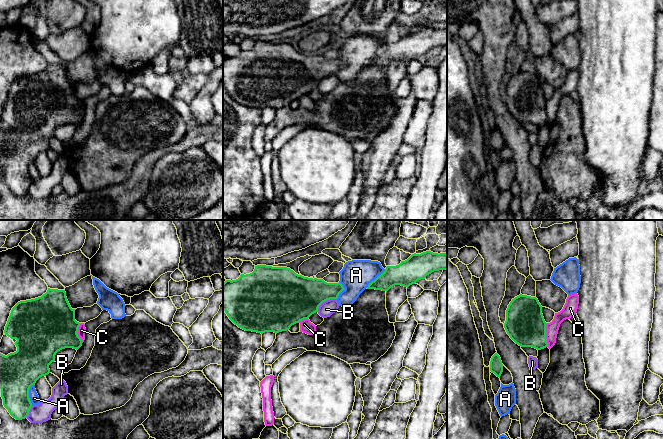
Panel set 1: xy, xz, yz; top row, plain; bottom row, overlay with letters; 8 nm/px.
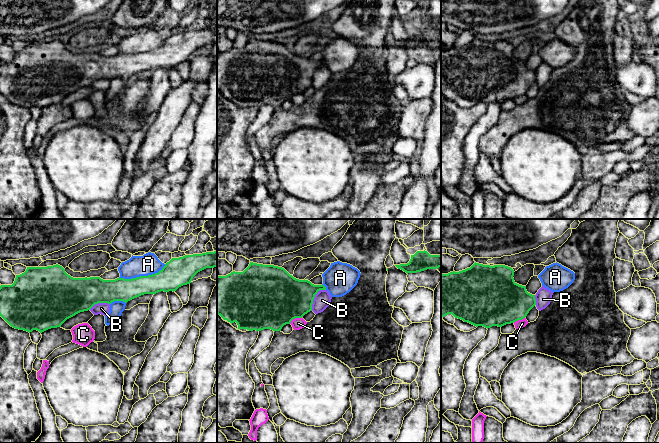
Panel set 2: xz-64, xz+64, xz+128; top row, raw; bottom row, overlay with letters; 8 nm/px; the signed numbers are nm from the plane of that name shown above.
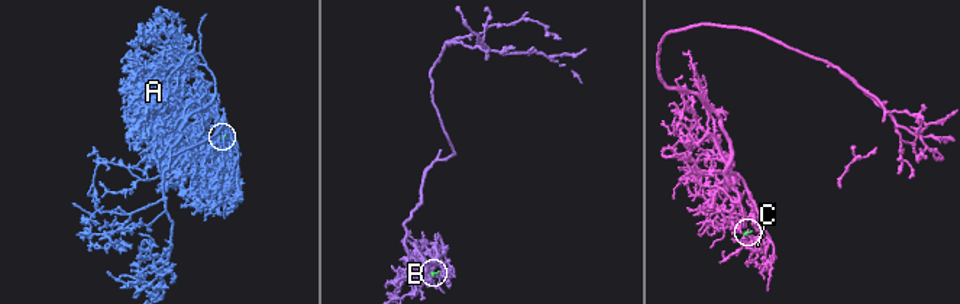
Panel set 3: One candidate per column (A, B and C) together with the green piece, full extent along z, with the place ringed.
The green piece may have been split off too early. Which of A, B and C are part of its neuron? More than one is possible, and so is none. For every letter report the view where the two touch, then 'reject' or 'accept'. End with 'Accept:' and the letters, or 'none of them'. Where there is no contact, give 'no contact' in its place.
A: meets green in xy; reject
B: meets green in xz; reject
C: meets green in yz; reject
Accept: none of them

